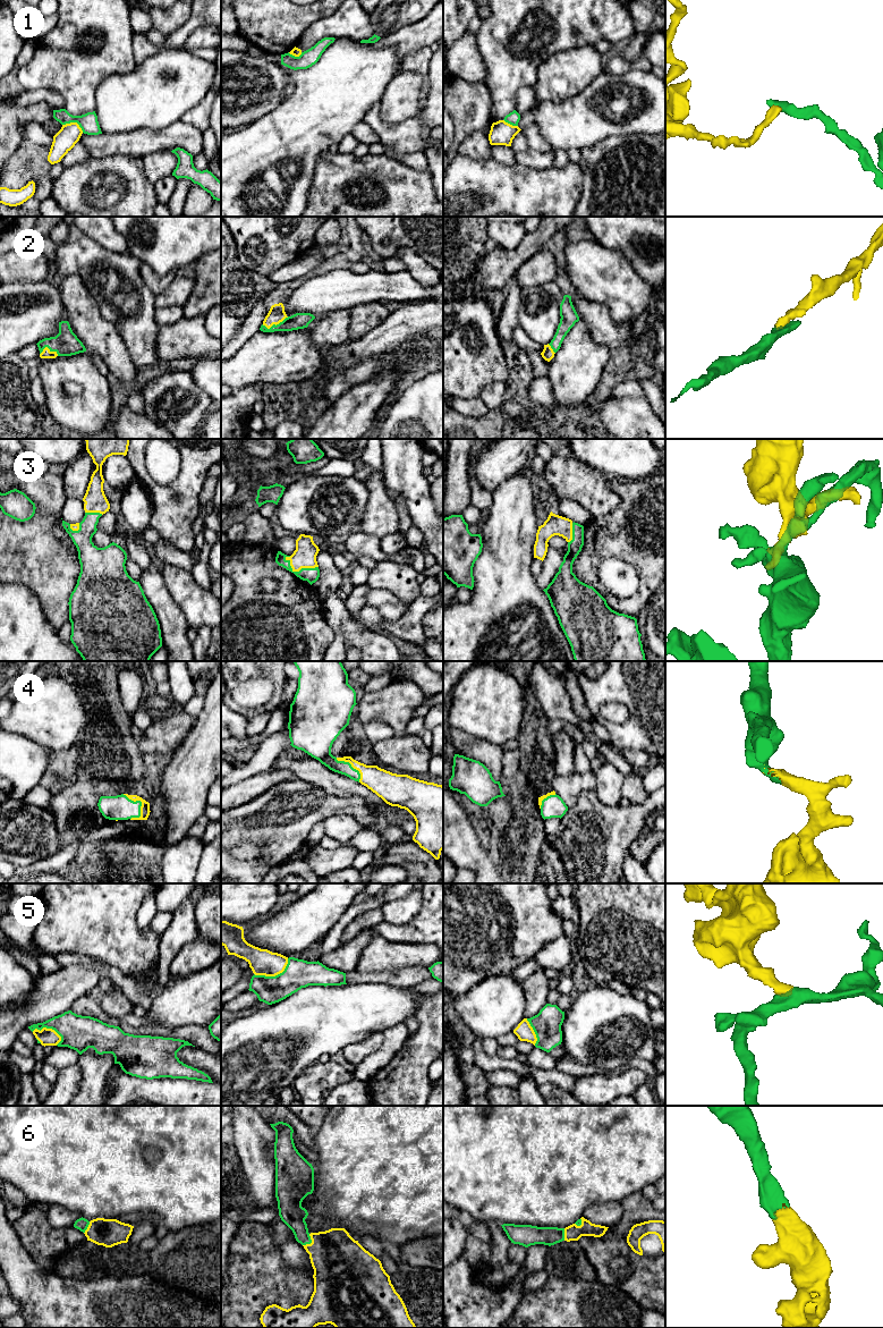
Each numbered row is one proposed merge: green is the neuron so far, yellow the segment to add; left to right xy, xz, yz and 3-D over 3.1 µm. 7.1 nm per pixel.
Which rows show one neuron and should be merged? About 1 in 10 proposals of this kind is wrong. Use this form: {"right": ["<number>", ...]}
{"right": ["2", "3", "4", "5", "6"]}

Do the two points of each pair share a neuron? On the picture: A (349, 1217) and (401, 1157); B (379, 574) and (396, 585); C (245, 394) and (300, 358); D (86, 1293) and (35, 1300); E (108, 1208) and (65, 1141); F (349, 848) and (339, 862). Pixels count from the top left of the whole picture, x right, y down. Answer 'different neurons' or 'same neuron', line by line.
A: same neuron
B: same neuron
C: different neurons
D: same neuron
E: same neuron
F: same neuron

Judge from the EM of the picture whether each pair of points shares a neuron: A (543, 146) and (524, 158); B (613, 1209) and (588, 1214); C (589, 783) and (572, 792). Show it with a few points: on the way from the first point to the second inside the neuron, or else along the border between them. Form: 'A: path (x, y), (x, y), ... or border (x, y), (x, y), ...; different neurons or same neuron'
A: border (521, 130), (529, 146), (541, 151), (551, 150); different neurons
B: path (608, 1214), (594, 1214); same neuron
C: path (585, 783), (577, 787); same neuron

